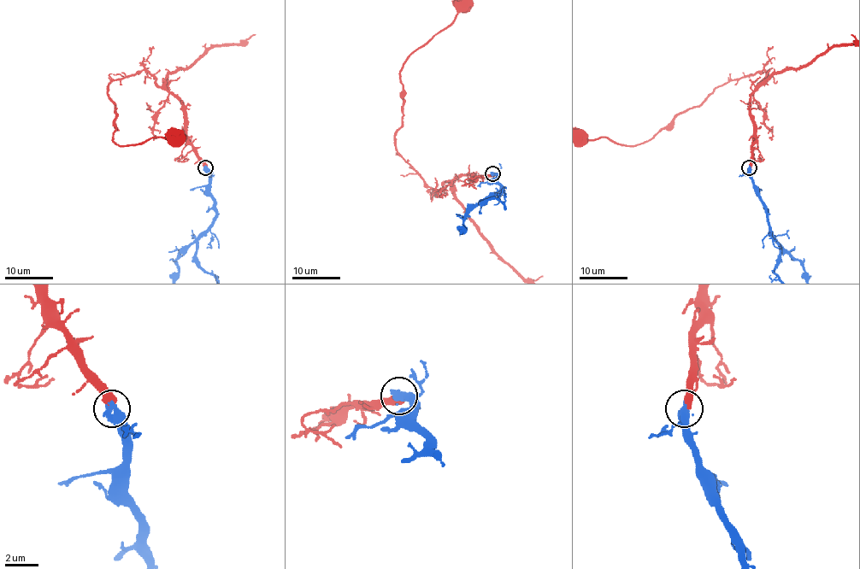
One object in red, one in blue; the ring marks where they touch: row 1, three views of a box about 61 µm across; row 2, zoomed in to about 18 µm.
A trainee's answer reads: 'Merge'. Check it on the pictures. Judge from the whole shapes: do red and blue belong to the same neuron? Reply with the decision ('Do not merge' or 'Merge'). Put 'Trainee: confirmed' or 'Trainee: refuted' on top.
Trainee: confirmed
Merge

